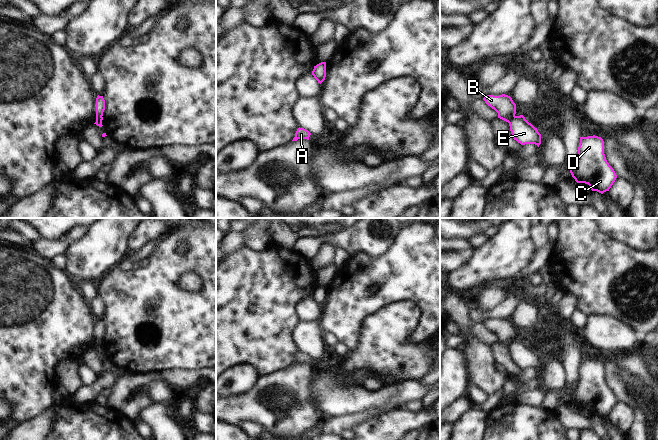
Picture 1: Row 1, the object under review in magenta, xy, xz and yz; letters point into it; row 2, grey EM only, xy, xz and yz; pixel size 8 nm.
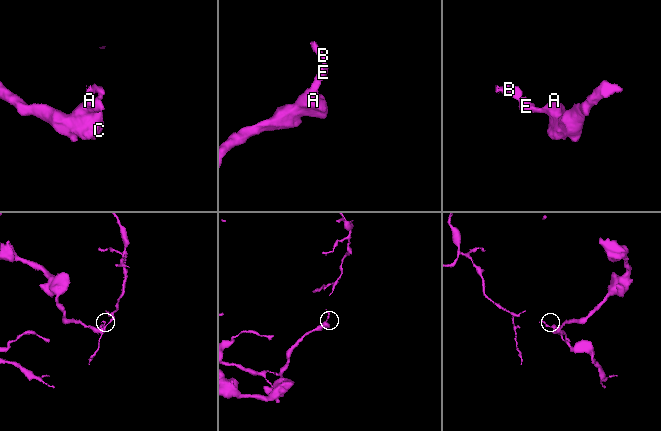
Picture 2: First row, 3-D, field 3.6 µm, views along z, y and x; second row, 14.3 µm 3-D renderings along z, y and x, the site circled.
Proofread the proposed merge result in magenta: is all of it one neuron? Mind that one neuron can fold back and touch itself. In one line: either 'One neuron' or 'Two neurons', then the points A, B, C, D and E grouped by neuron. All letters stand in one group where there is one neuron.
Two neurons. Groups: A C D E / B

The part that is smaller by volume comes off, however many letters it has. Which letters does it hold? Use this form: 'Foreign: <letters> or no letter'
Foreign: B

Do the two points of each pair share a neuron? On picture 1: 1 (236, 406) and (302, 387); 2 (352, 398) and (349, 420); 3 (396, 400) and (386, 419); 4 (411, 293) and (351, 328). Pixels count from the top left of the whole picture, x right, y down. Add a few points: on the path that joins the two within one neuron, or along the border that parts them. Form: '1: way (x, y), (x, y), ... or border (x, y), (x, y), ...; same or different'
1: way (252, 395), (259, 388), (273, 382), (286, 387); same
2: border (373, 407), (358, 412), (333, 415), (327, 418); different
3: border (403, 407), (387, 412); different
4: way (394, 293), (379, 293), (361, 311); same

